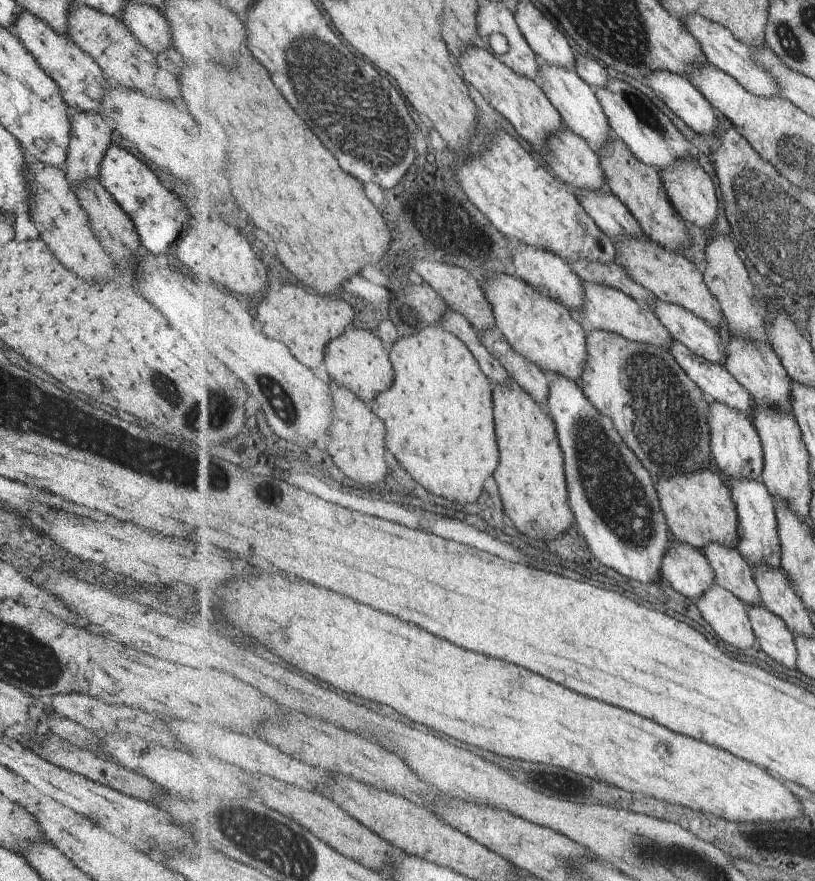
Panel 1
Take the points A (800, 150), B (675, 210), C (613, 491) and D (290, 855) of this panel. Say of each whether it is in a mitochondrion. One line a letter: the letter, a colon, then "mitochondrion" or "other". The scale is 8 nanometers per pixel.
A: mitochondrion
B: other
C: mitochondrion
D: mitochondrion

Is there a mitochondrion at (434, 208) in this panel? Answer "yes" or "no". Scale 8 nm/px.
no

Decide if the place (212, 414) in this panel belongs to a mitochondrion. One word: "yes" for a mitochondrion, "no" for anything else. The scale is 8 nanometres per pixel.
yes

